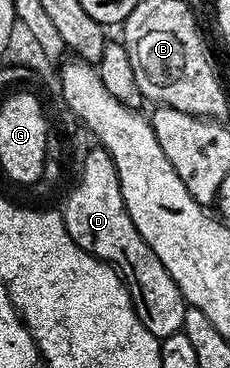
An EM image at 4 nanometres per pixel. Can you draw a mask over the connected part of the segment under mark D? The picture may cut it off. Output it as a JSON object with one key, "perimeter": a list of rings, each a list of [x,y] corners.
{"perimeter":[[[104,148],[96,149],[86,152],[81,162],[81,175],[63,205],[65,227],[67,232],[71,232],[71,240],[75,240],[75,244],[102,262],[108,262],[120,274],[147,332],[159,339],[166,338],[184,327],[187,303],[175,280],[171,280],[171,272],[163,268],[159,256],[155,256],[147,240],[139,236],[139,228],[135,228],[135,220],[131,220],[127,204],[123,204],[123,188],[119,184],[115,160],[111,160]]]}

